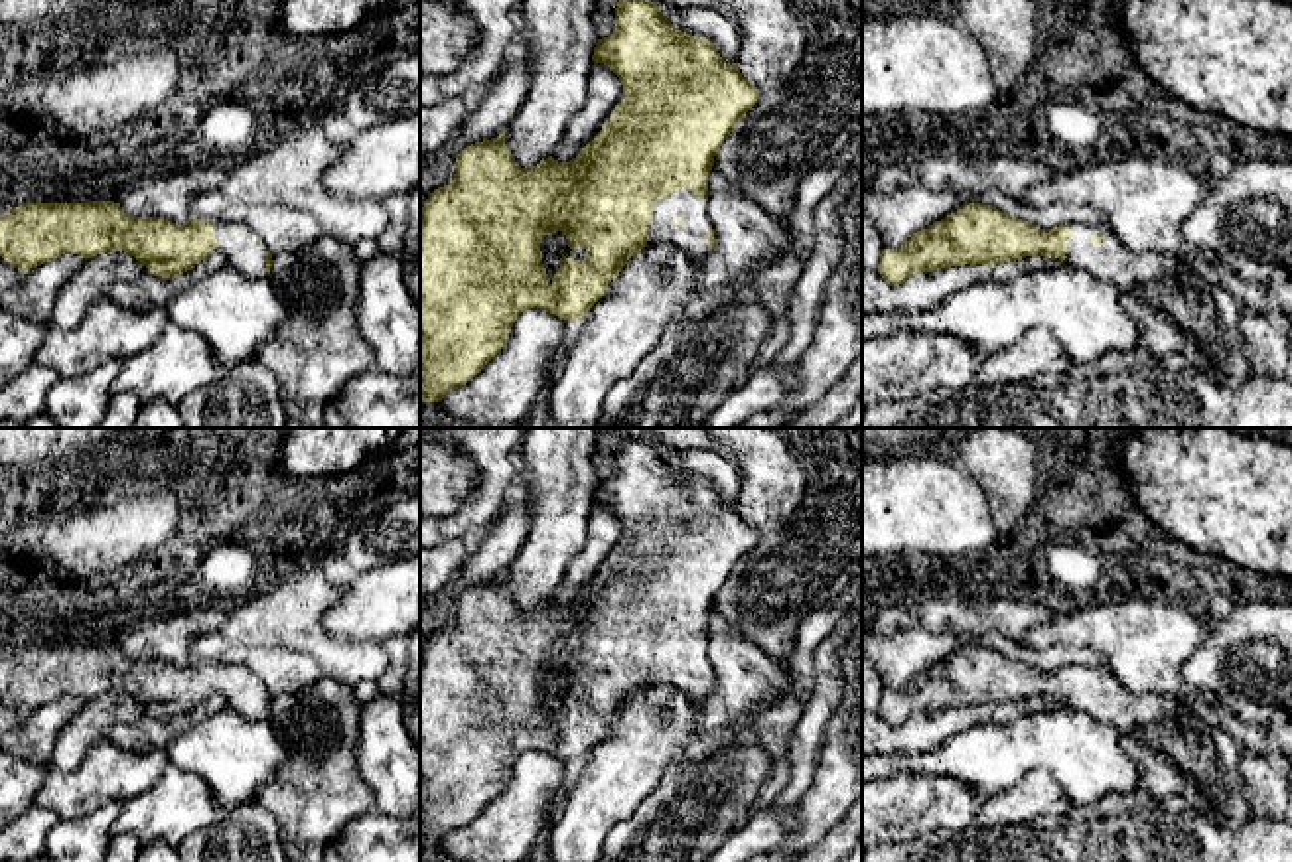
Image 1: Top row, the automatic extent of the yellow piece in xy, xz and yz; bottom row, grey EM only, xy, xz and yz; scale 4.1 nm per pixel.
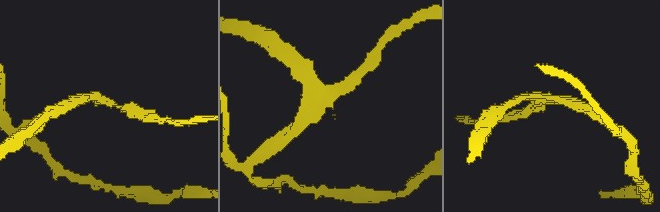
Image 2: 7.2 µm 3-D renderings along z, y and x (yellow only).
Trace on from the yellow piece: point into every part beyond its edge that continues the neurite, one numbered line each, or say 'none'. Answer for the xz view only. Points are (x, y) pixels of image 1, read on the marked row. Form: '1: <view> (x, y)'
1: xz (691, 239)

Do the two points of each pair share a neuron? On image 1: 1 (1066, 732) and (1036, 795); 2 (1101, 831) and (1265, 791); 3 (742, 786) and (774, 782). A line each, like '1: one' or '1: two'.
1: two
2: two
3: two

